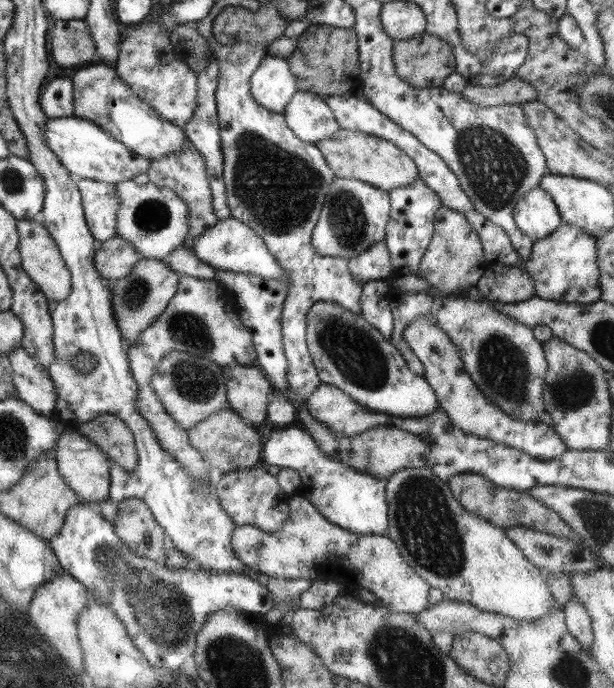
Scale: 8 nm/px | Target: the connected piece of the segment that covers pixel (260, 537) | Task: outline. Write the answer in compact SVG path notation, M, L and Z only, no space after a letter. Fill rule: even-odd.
M295 494L289 498L290 514L285 522L274 532L262 532L257 526L236 526L233 530L231 545L238 560L246 566L257 569L270 577L296 580L306 578L324 578L342 586L354 593L358 588L366 588L376 595L378 602L386 608L398 613L418 614L429 608L429 590L431 586L401 557L395 542L386 535L354 534L328 522L321 512L316 510L306 498Z

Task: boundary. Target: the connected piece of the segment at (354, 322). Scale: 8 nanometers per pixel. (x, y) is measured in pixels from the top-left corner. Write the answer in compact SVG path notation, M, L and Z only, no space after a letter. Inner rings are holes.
M321 301L311 306L307 324L307 347L322 383L339 388L354 402L374 412L418 418L434 414L439 409L438 397L429 382L422 375L412 373L401 352L361 315L352 314L336 303Z

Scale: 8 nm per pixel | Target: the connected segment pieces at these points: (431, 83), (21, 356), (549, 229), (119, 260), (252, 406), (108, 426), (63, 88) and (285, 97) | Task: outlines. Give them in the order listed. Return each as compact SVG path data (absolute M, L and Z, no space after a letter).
M426 32L418 34L410 40L394 40L393 59L398 76L417 89L442 87L445 80L452 73L456 73L457 62L453 46Z
M23 348L13 350L8 358L17 396L38 414L55 417L56 389L48 370L37 364L36 359L28 356Z
M539 186L526 193L514 209L516 227L534 241L550 237L562 224L552 197Z
M115 237L102 243L102 247L95 252L94 265L100 276L108 283L130 274L138 260L138 251L132 244Z
M232 365L223 368L228 407L255 427L267 417L274 386L257 366Z
M105 414L78 426L75 430L99 446L107 458L125 471L131 471L137 465L135 438L125 422L118 417Z
M66 78L52 80L42 92L42 108L50 119L74 117L74 87Z
M266 55L251 79L254 100L264 109L284 114L286 106L299 91L296 77L290 70L287 59Z

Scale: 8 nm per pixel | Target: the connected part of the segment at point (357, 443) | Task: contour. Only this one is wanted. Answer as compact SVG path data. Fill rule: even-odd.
M305 400L301 401L299 408L302 424L315 440L320 452L336 462L348 465L356 472L369 474L376 479L388 479L395 472L400 472L404 468L427 466L428 445L415 434L387 425L368 428L366 432L361 432L356 436L342 436L341 434L334 434L321 422L312 418L311 414L305 409Z

